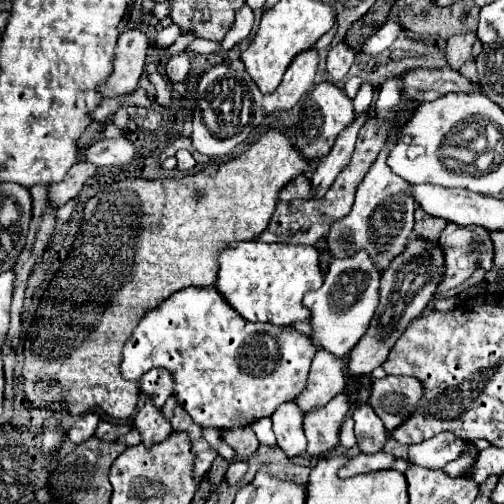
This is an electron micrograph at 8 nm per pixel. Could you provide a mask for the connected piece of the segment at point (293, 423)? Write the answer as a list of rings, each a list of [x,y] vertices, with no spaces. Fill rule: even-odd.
[[[284,402],[280,408],[272,414],[272,424],[274,424],[274,434],[278,438],[278,446],[284,450],[288,458],[296,458],[304,454],[306,450],[306,436],[302,430],[302,418],[304,414],[296,404]]]

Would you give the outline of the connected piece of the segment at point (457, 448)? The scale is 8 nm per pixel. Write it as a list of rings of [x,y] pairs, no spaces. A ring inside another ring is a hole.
[[[436,434],[434,438],[410,446],[408,460],[416,466],[432,470],[442,469],[466,450],[466,442],[454,434]]]

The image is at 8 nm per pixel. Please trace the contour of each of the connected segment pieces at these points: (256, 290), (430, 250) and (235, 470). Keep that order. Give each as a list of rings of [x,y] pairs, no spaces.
[[[250,240],[226,248],[218,258],[216,290],[222,294],[226,304],[248,322],[292,326],[294,322],[306,320],[308,310],[302,306],[302,298],[308,290],[318,290],[320,286],[322,274],[318,266],[318,252],[312,246]]]
[[[410,240],[400,256],[392,260],[390,268],[380,278],[380,304],[372,316],[372,324],[364,334],[364,340],[356,344],[346,360],[348,376],[366,376],[374,368],[382,366],[388,352],[402,336],[410,320],[422,314],[426,304],[432,300],[436,284],[440,284],[444,276],[444,254],[436,244],[424,244],[424,240]]]
[[[234,462],[226,472],[226,480],[230,482],[230,486],[234,486],[234,482],[246,474],[246,470],[248,470],[248,462]]]

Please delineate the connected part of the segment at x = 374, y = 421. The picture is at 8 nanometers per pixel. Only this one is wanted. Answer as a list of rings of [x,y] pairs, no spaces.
[[[368,404],[358,406],[352,418],[354,418],[354,432],[360,452],[364,454],[380,452],[386,444],[386,434],[388,434],[382,420],[372,412],[372,408],[368,408]]]

